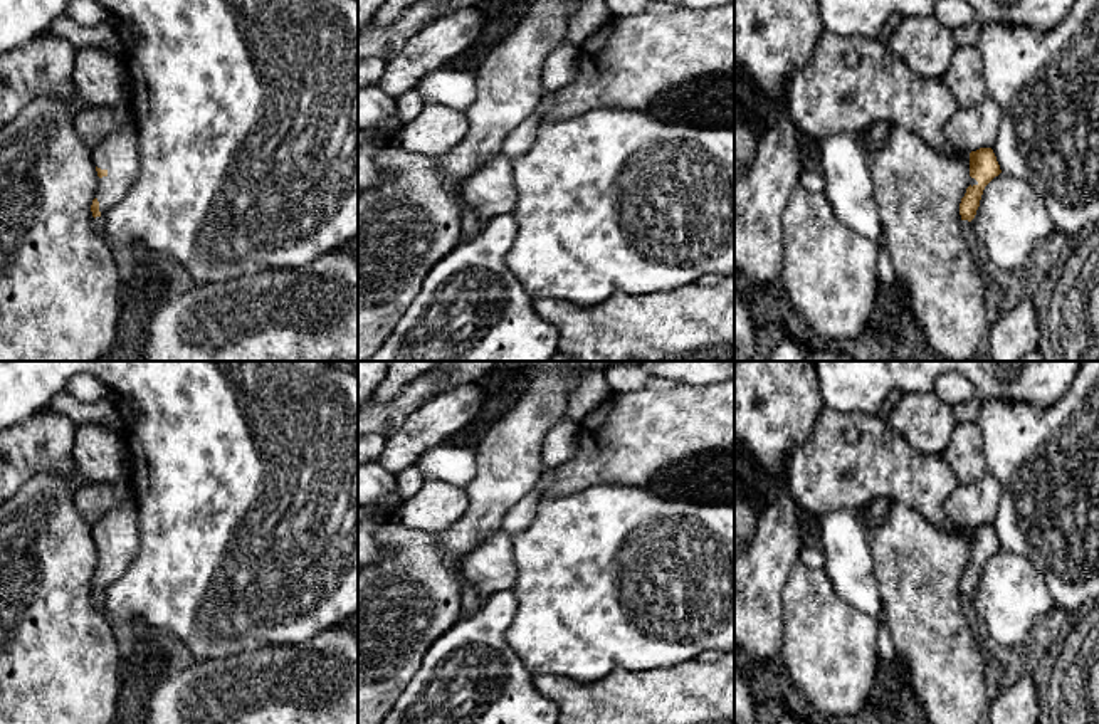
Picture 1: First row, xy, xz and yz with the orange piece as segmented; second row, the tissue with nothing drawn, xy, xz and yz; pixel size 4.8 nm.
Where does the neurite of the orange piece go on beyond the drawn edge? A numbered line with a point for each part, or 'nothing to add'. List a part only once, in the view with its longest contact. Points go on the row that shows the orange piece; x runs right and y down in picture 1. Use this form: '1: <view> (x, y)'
1: xy (118, 153)

